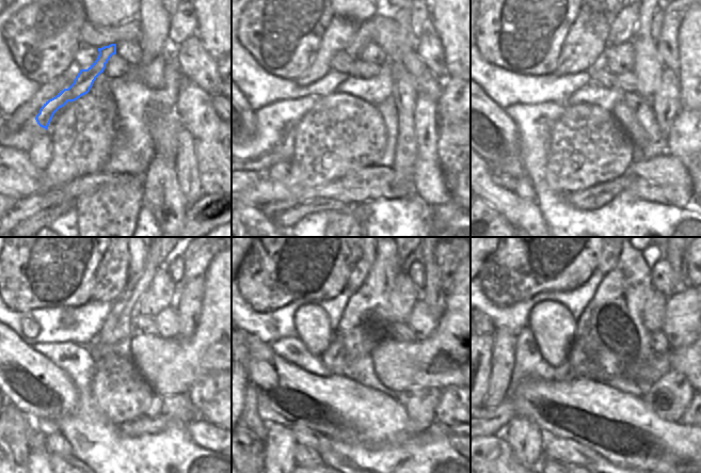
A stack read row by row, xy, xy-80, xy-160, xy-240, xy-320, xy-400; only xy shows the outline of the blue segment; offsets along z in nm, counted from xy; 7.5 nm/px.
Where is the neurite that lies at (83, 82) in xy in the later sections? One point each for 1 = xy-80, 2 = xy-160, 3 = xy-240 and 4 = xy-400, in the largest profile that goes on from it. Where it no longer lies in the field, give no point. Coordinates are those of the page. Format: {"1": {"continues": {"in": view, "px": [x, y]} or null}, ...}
{"1": {"continues": {"in": "xy-80", "px": [362, 37]}}, "2": {"continues": {"in": "xy-160", "px": [622, 26]}}, "3": {"continues": {"in": "xy-240", "px": [138, 285]}}, "4": {"continues": null}}

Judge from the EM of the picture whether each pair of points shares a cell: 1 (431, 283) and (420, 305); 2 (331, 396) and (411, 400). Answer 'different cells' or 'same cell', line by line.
1: different cells
2: different cells

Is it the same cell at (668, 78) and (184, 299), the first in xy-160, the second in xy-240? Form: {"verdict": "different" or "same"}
{"verdict": "same"}

